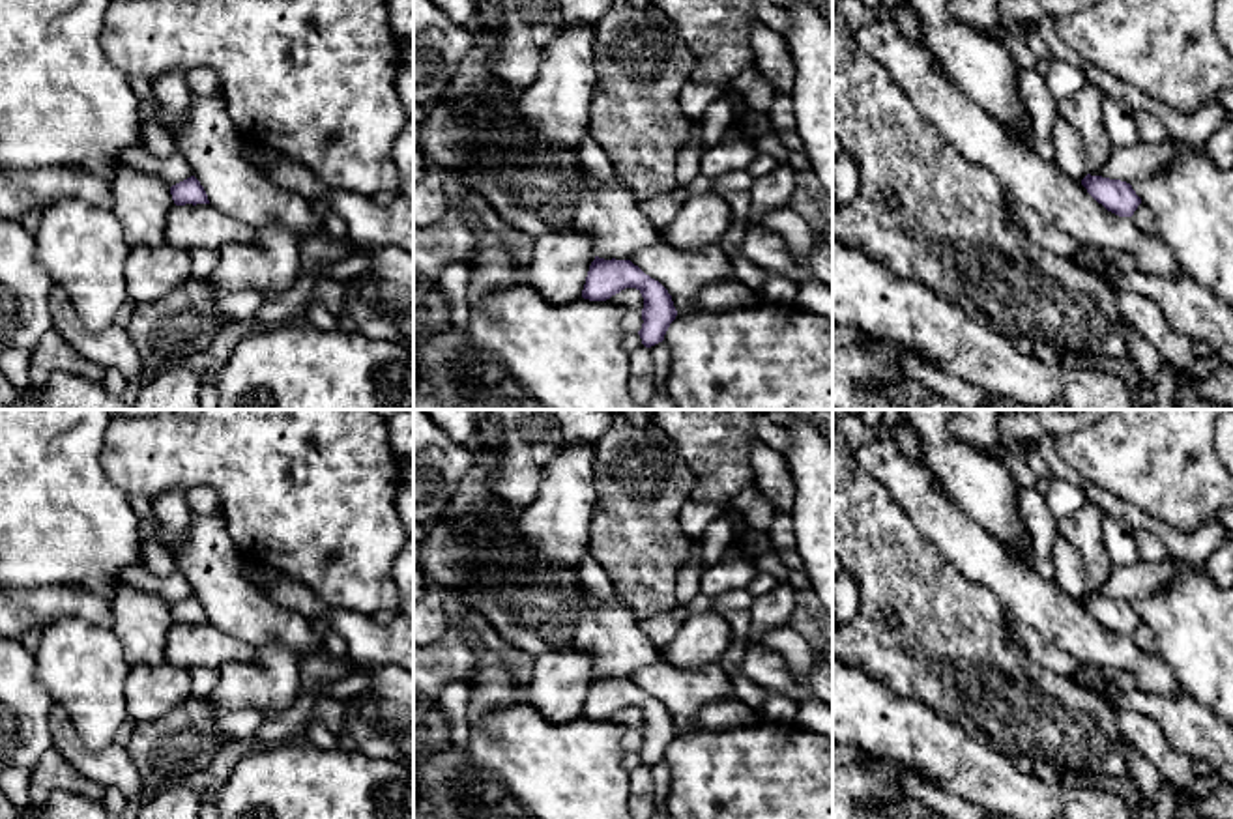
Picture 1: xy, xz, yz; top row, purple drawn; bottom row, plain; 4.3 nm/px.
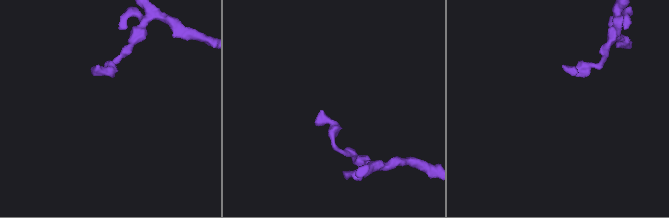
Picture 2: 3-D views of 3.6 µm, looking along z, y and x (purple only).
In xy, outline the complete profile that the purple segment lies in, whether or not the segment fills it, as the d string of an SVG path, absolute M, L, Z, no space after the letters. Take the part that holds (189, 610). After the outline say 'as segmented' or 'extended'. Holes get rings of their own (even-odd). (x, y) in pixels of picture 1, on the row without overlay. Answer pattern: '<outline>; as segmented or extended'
M191 595L176 604L170 606L170 613L176 625L185 625L185 623L210 623L208 613L200 600Z; as segmented

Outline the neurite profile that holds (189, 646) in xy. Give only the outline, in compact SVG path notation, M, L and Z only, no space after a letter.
M211 623L174 625L168 630L165 647L165 662L183 669L219 669L226 662L249 662L254 656L254 647L219 630Z

